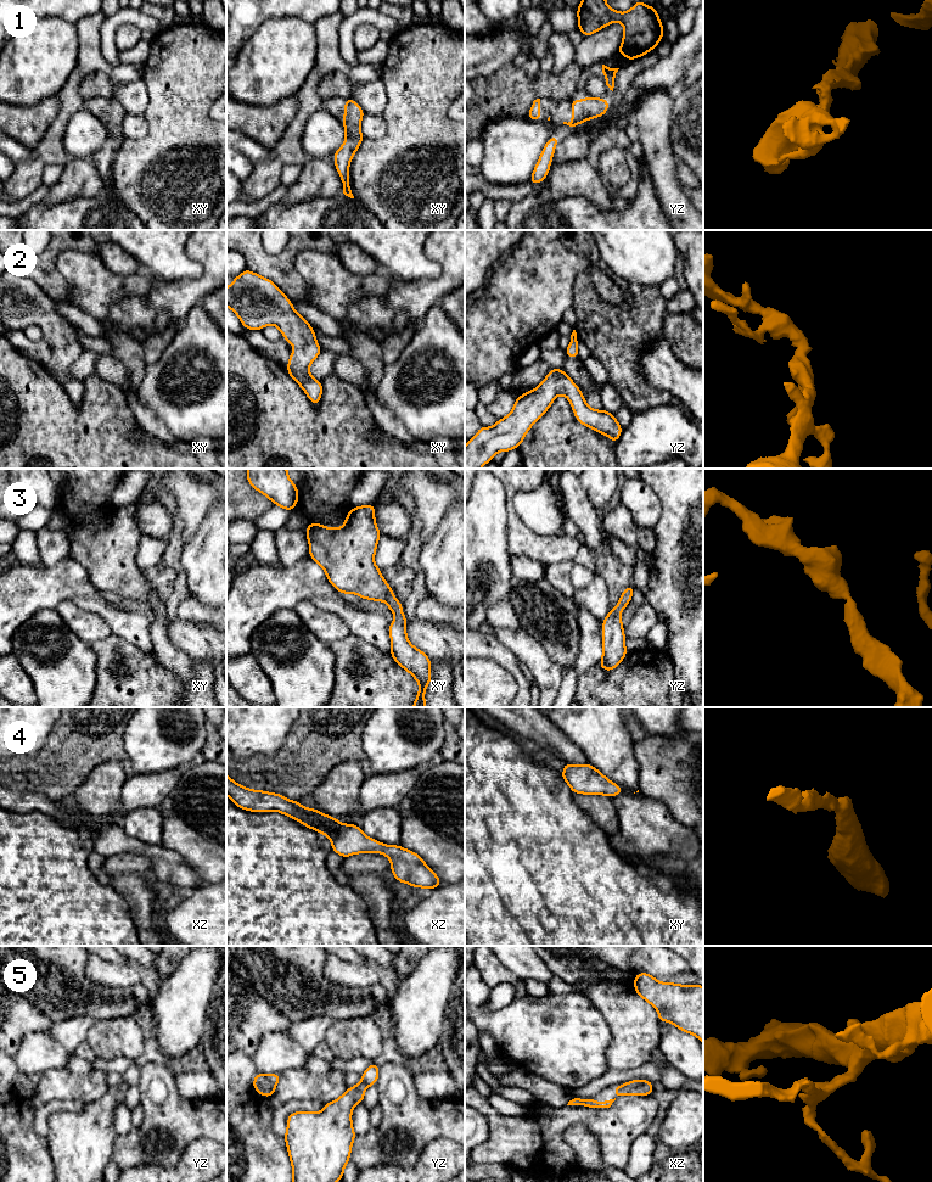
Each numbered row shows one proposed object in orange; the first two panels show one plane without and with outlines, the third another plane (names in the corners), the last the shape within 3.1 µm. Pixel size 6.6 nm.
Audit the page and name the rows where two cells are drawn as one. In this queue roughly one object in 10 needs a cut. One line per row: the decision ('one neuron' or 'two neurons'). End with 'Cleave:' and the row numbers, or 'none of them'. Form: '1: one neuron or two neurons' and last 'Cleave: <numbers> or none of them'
1: one neuron
2: one neuron
3: one neuron
4: one neuron
5: one neuron
Cleave: none of them

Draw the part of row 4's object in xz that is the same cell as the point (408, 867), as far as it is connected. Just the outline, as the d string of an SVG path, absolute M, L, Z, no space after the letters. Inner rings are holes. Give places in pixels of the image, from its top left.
M228 774L226 795L242 810L252 812L277 811L307 828L326 835L331 840L332 851L344 858L355 853L371 852L387 856L392 862L392 874L400 883L431 890L443 885L437 874L416 852L405 850L400 845L384 845L367 838L359 825L343 824L333 817L315 808L303 807L298 801L290 801L280 794L247 789L234 782Z

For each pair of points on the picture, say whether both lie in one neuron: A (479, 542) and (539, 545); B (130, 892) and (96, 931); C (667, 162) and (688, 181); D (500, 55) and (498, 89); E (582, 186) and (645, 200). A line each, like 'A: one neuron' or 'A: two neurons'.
A: two neurons
B: two neurons
C: two neurons
D: two neurons
E: two neurons

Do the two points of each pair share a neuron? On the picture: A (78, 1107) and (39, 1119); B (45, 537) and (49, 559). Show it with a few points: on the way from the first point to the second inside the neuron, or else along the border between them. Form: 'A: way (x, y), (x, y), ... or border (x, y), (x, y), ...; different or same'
A: way (68, 1105), (55, 1105), (49, 1109); same
B: way (49, 542), (49, 554); same

